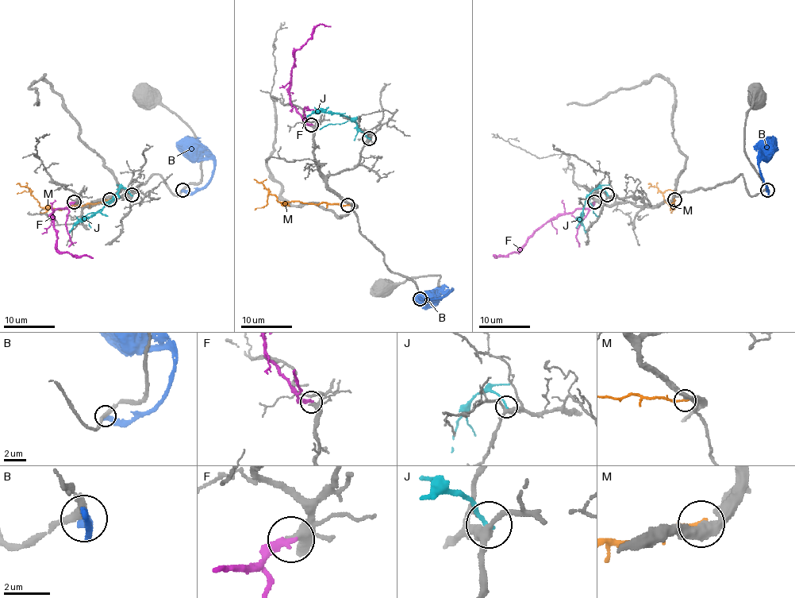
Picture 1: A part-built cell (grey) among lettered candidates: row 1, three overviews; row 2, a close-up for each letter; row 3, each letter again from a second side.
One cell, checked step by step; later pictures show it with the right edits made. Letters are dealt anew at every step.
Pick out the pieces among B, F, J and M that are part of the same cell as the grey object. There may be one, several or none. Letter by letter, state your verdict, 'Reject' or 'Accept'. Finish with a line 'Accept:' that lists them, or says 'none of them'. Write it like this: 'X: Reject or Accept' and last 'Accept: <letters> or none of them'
B: Reject
F: Accept
J: Reject
M: Reject
Accept: F

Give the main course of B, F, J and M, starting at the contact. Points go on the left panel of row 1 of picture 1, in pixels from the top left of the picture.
B: (182, 190), (200, 190), (211, 176), (214, 162), (204, 154), (190, 154), (175, 141)
F: (74, 202), (65, 208), (57, 208), (52, 213), (57, 248), (74, 255), (93, 258)
J: (131, 195), (126, 189), (120, 187), (101, 210), (82, 218), (69, 232)
M: (109, 199), (69, 206), (61, 210), (42, 208), (29, 190), (17, 194)

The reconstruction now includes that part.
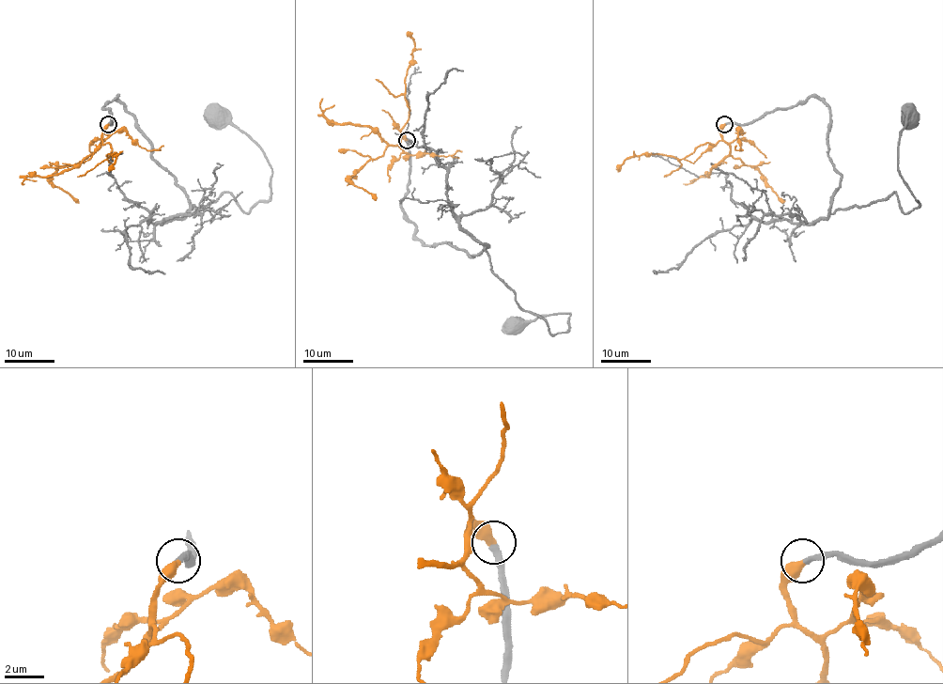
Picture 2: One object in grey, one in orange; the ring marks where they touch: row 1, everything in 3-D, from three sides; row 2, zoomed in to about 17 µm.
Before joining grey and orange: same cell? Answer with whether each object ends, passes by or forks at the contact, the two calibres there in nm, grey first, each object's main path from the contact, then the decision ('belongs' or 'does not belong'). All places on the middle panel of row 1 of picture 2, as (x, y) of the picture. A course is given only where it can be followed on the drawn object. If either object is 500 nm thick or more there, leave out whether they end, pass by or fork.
grey ends; orange ends; calibres 300 and 460 nm; course grey (406, 140), (401, 209), (425, 244), (486, 246), (551, 334), (570, 316), (517, 332); course orange (406, 140), (400, 135), (409, 108), (405, 97), (406, 70), (415, 42), (408, 34); belongs

